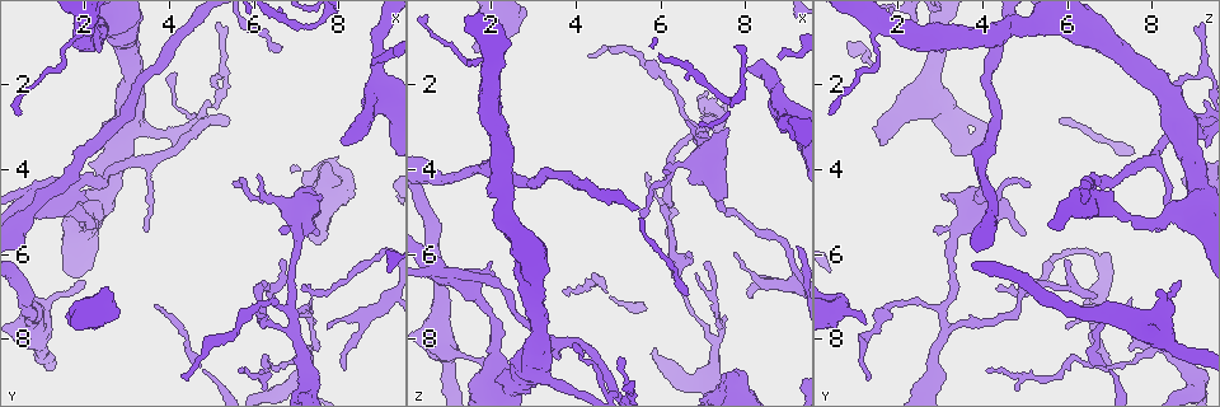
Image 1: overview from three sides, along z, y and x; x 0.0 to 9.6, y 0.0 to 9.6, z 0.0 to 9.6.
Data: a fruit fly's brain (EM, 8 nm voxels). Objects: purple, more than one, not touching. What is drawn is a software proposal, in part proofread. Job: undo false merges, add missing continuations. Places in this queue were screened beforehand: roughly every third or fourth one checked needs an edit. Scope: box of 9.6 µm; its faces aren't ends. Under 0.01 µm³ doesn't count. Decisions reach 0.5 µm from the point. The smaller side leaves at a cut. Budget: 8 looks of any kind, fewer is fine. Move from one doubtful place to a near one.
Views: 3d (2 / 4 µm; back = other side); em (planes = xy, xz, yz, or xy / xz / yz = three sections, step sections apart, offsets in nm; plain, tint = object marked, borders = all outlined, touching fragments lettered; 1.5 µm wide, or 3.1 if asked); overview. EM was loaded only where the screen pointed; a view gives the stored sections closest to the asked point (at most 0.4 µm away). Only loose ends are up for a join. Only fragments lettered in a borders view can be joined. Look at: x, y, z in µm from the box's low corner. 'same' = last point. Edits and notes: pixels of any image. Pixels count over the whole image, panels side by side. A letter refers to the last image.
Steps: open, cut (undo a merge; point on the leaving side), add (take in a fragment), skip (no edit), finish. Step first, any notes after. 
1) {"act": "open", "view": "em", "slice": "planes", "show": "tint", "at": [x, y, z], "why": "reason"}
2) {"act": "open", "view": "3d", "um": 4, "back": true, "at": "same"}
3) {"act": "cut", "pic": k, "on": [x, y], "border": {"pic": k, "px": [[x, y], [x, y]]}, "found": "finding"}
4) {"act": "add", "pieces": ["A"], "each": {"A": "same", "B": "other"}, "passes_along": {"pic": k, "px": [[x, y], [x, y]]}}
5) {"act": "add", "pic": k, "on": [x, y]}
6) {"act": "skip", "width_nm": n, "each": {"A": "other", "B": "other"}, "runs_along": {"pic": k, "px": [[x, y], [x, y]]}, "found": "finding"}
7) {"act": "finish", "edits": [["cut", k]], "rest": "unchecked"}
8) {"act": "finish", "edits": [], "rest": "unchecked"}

{"act": "open", "view": "em", "slice": "planes", "show": "borders", "at": [3.75, 7.20, 6.85]}

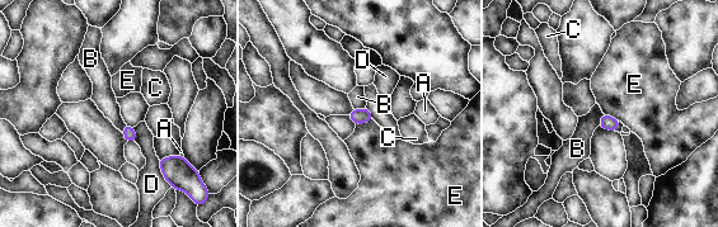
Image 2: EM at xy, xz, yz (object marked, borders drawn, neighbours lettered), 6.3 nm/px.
{"act": "skip", "longest_contact_nm": ["D", 170], "each": {"A": "other", "B": "other", "C": "other", "D": "other", "E": "other"}, "border": {"pic": 2, "px": [[604, 113], [618, 119]]}, "found": "none of them fits"}

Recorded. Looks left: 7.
{"act": "open", "view": "em", "slice": "yz", "step": 8, "show": "tint", "at": [2.15, 5.30, 8.00], "why": "sudden change in width"}

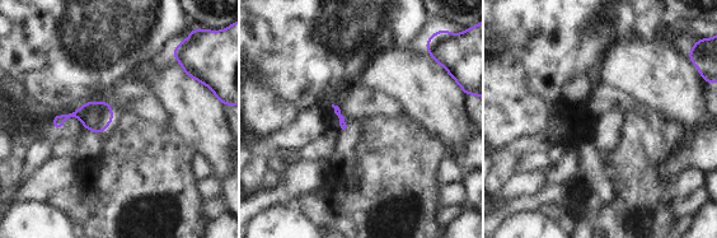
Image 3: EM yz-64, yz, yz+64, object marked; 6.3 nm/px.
{"act": "open", "view": "em", "slice": "planes", "show": "borders", "at": "same"}

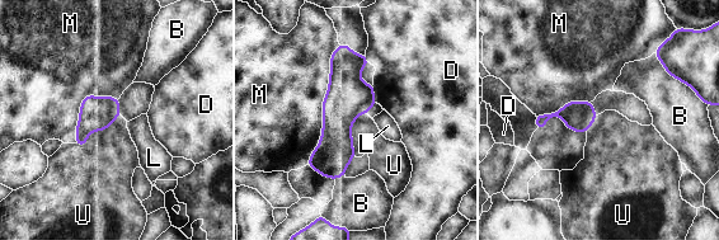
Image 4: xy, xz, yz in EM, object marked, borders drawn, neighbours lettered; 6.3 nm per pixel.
{"act": "skip", "each": {"B": "other", "D": "other", "L": "other", "M": "other", "U": "other"}, "runs_along": {"pic": 4, "px": [[342, 47], [342, 106], [327, 174]]}, "found": "one neuron here"}

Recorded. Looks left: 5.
{"act": "open", "view": "em", "slice": "planes", "show": "borders", "at": [6.30, 8.45, 6.30], "why": "sharp bend"}

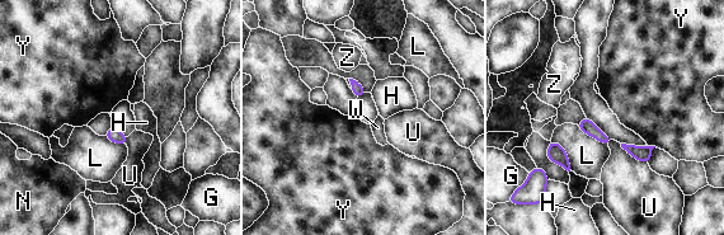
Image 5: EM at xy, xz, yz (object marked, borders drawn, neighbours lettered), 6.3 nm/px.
{"act": "skip", "each": {"G": "other", "H": "other", "L": "other", "N": "other", "U": "other", "W": "other", "Y": "other", "Z": "other"}, "border": {"pic": 5, "px": [[647, 144], [658, 147]]}, "found": "all the same neuron"}

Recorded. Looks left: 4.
{"act": "open", "view": "3d", "um": 4, "at": [6.60, 5.45, 2.80], "why": "free end"}

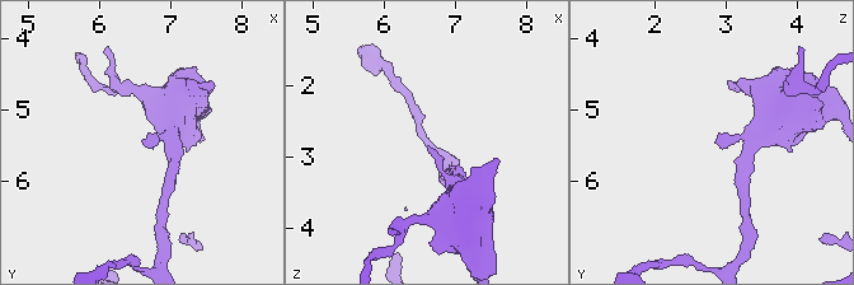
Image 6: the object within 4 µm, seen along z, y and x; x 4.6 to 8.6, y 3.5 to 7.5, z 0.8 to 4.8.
{"act": "open", "view": "em", "slice": "planes", "show": "tint", "at": [6.65, 5.45, 2.85]}

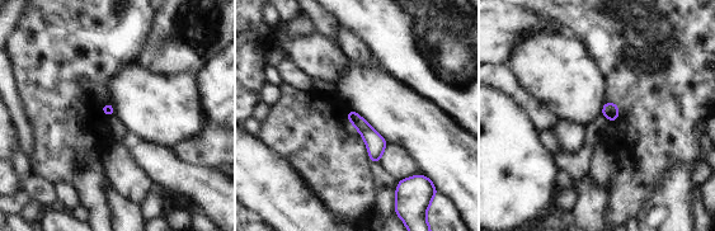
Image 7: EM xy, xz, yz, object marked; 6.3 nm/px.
{"act": "open", "view": "em", "slice": "planes", "show": "borders", "at": "same", "why": "see the neighbours"}

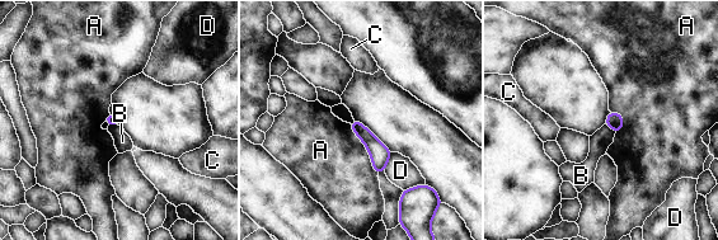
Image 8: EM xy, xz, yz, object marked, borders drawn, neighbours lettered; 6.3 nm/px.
{"act": "skip", "each": {"A": "other", "B": "other", "C": "other", "D": "other"}, "found": "none of them fits"}

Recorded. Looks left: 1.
{"act": "finish", "edits": [], "rest": "unchecked"}

